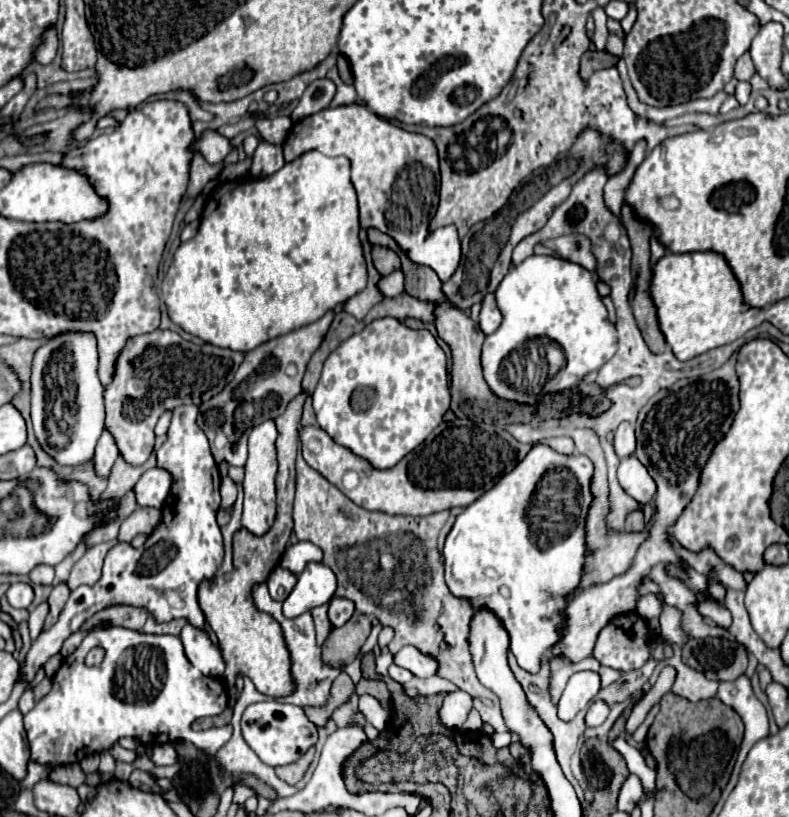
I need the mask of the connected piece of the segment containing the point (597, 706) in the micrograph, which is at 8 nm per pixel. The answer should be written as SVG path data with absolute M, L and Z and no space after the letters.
M592 702L590 708L588 708L588 712L586 712L586 718L584 718L586 726L588 728L600 726L608 718L608 712L610 712L608 704L604 704L604 702Z

